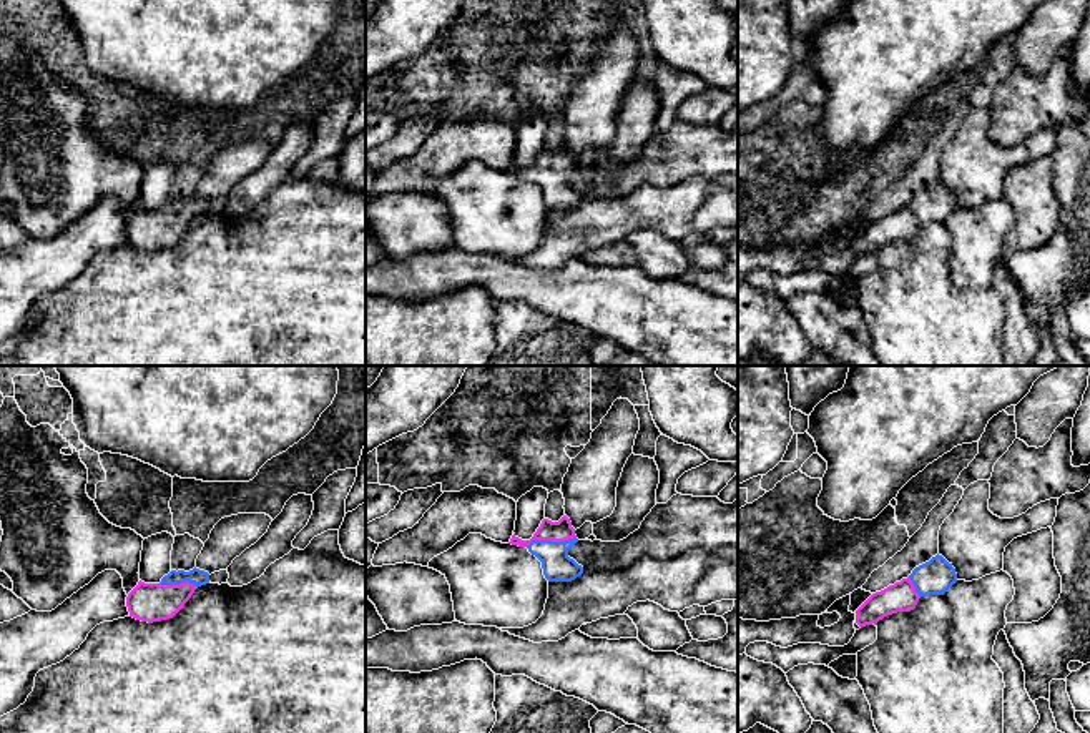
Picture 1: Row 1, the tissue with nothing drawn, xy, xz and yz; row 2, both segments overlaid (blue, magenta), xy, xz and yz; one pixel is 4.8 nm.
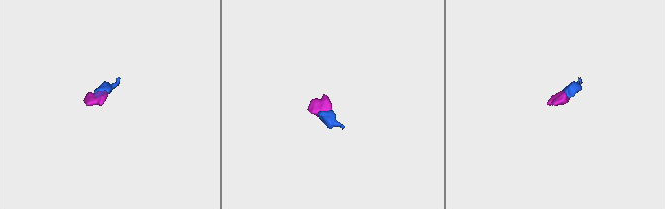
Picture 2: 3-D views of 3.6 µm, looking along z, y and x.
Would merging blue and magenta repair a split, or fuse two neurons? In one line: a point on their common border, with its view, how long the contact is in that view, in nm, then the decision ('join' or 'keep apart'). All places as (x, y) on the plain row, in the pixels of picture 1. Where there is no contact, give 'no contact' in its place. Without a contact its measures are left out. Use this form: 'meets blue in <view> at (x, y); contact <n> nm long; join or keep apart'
meets blue in xz at (550, 168); contact 260 nm long; join

